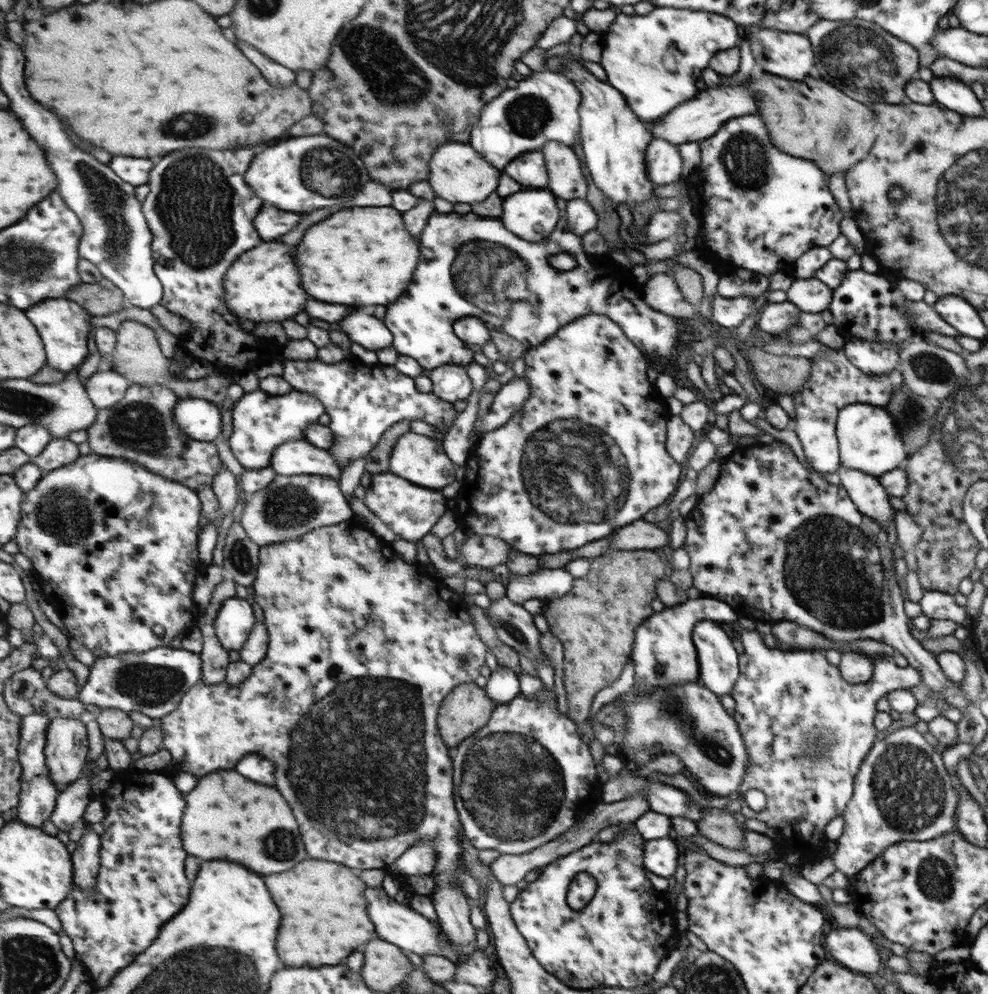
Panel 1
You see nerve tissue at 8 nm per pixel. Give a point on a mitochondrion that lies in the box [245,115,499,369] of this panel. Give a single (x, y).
(318, 165)

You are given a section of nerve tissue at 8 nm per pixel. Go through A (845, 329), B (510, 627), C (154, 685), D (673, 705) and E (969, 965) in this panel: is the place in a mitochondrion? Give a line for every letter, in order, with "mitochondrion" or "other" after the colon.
A: other
B: mitochondrion
C: mitochondrion
D: mitochondrion
E: other

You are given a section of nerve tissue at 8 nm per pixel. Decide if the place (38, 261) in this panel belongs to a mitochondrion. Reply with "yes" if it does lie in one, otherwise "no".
yes

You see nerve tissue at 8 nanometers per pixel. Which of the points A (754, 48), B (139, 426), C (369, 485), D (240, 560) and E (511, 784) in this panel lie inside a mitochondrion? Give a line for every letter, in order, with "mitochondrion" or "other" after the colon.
A: other
B: mitochondrion
C: other
D: mitochondrion
E: mitochondrion

